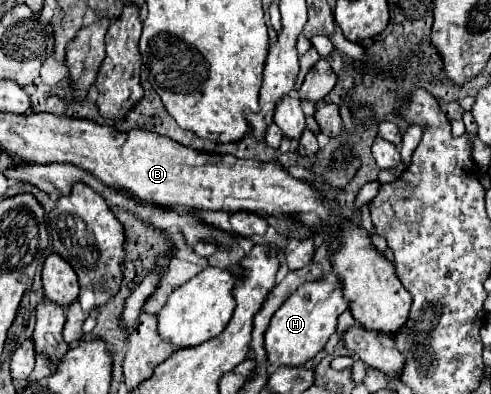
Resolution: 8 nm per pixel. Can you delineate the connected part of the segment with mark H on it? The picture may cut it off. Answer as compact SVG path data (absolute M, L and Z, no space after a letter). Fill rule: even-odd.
M321 278L317 282L299 286L269 322L269 328L265 332L267 362L271 366L305 366L325 348L329 336L337 328L339 314L347 308L349 302L343 298L339 282L327 282Z

